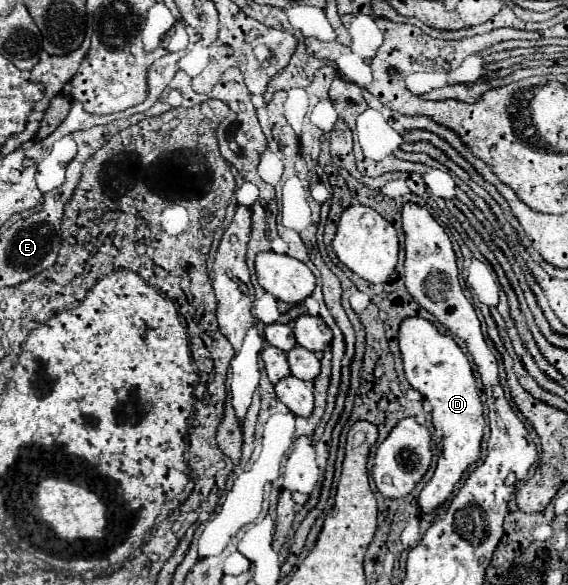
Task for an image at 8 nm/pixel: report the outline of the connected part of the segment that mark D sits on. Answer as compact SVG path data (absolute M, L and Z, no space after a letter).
M408 317L400 325L398 343L408 383L414 389L418 389L424 395L424 399L432 405L432 425L434 425L434 441L438 447L438 465L432 479L424 485L418 497L420 511L432 513L450 497L462 473L478 459L482 433L484 433L484 411L470 361L452 337L442 335L424 317Z

